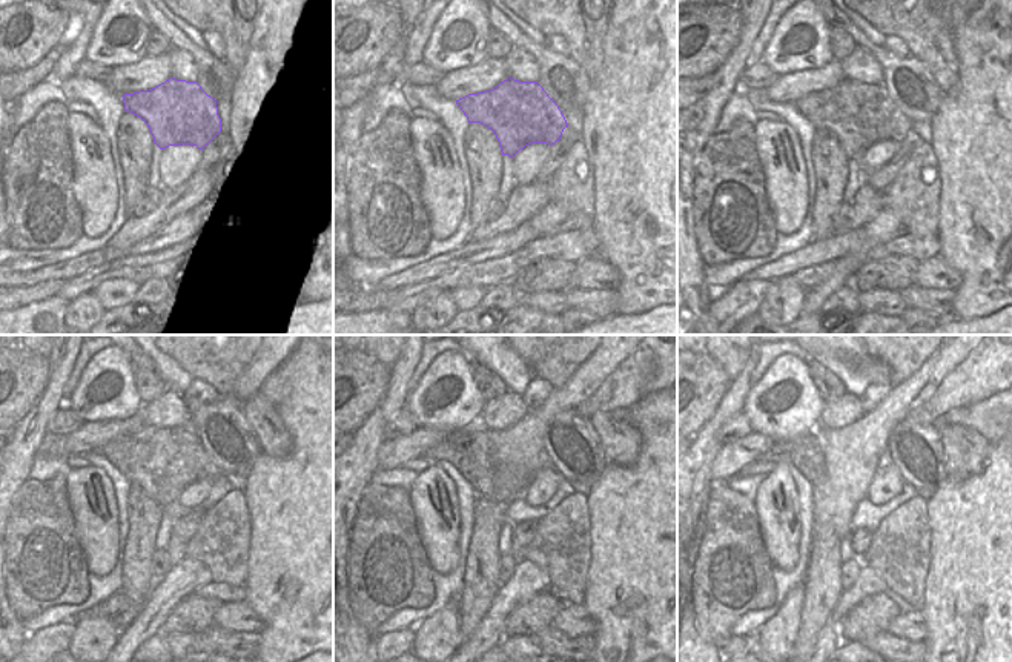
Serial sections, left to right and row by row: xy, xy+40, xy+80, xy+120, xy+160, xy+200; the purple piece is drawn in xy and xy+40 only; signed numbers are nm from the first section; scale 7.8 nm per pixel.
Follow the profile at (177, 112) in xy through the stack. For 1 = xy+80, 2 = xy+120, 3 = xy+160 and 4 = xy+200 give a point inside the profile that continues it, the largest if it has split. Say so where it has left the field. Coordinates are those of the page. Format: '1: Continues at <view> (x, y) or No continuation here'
1: Continues at xy+80 (857, 114)
2: Continues at xy+120 (152, 458)
3: Continues at xy+160 (472, 455)
4: Continues at xy+200 (805, 452)

